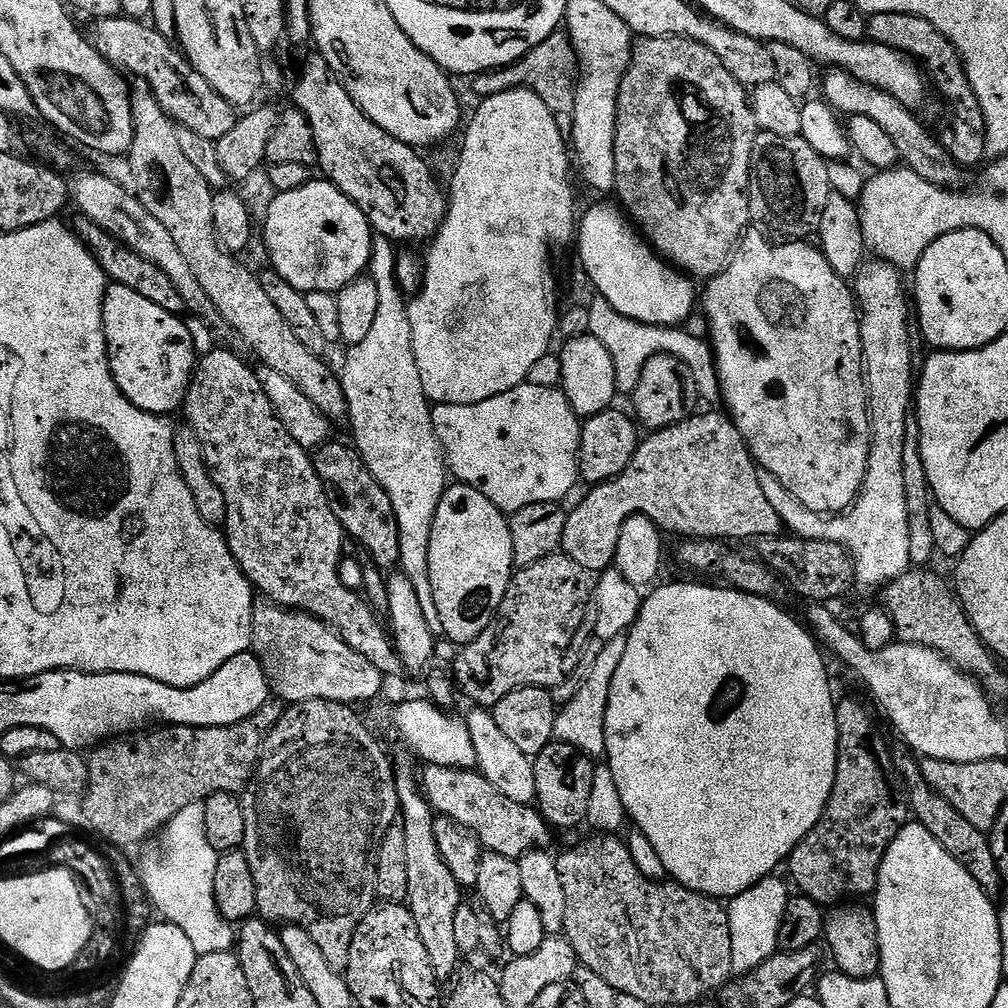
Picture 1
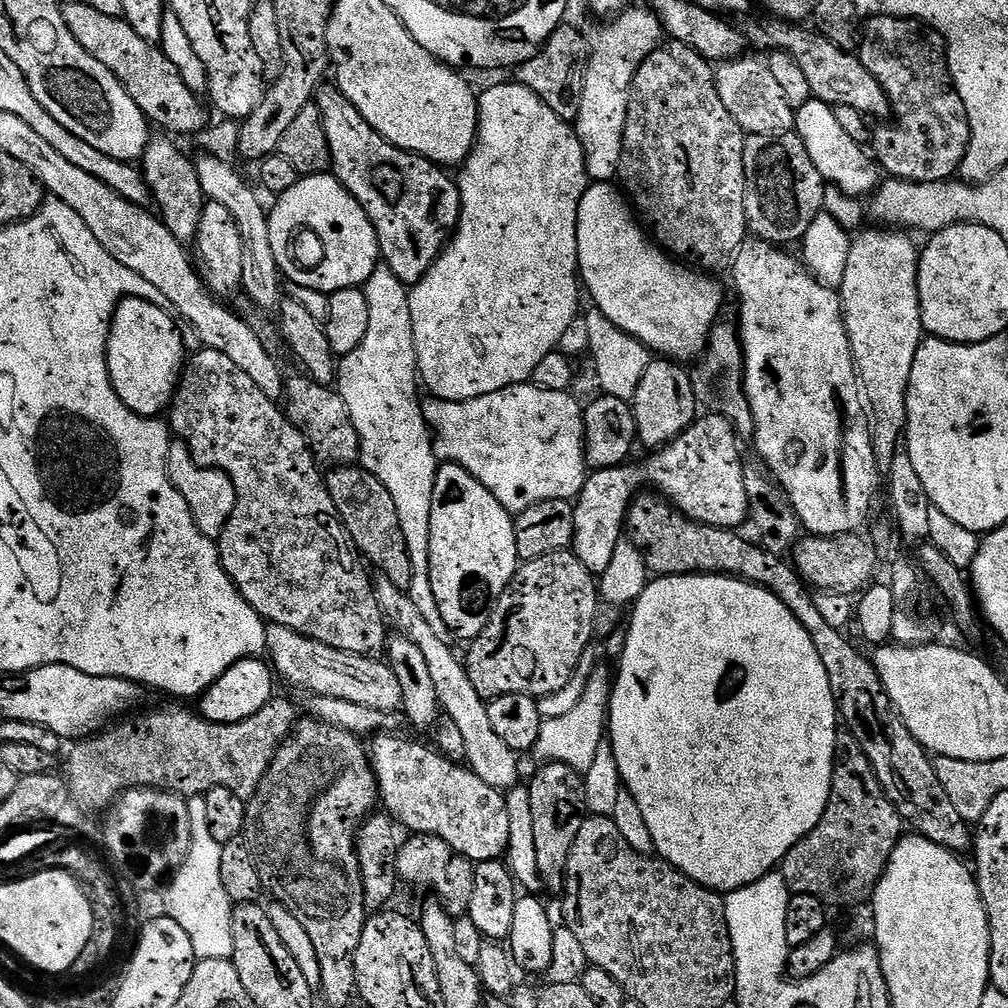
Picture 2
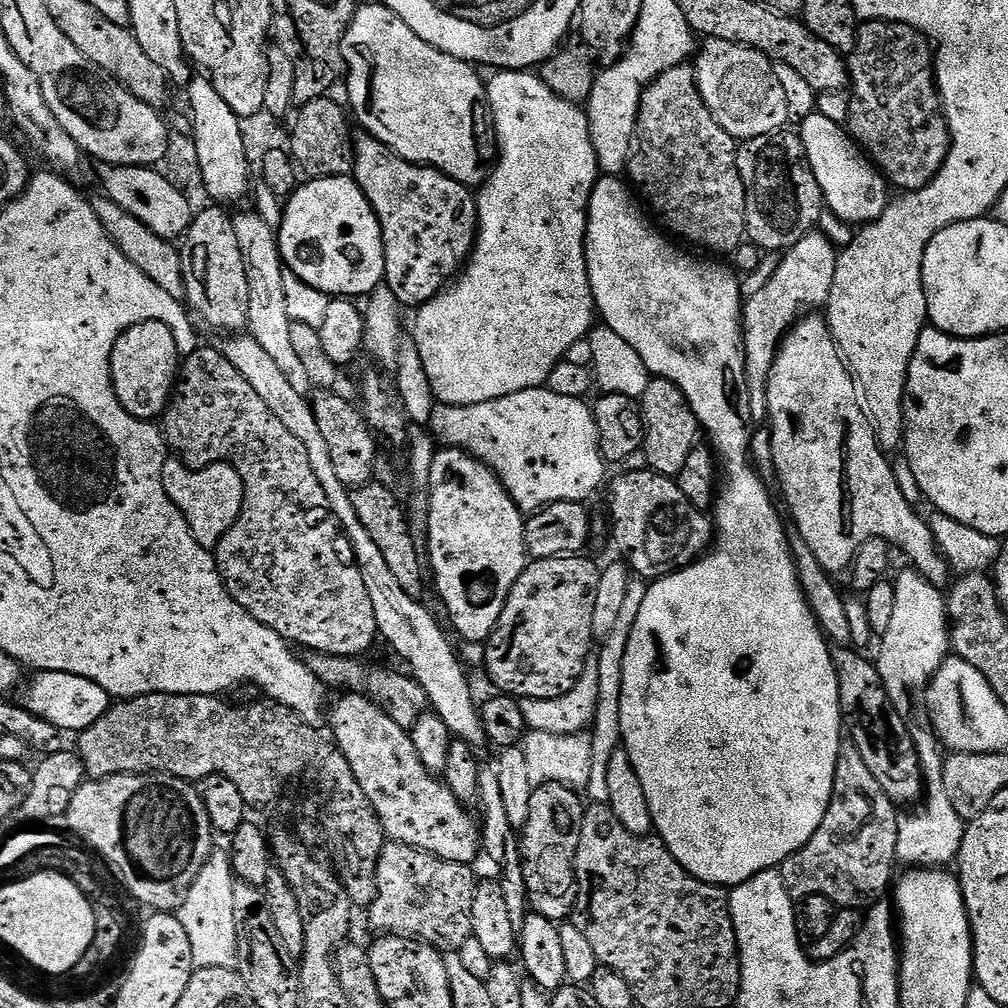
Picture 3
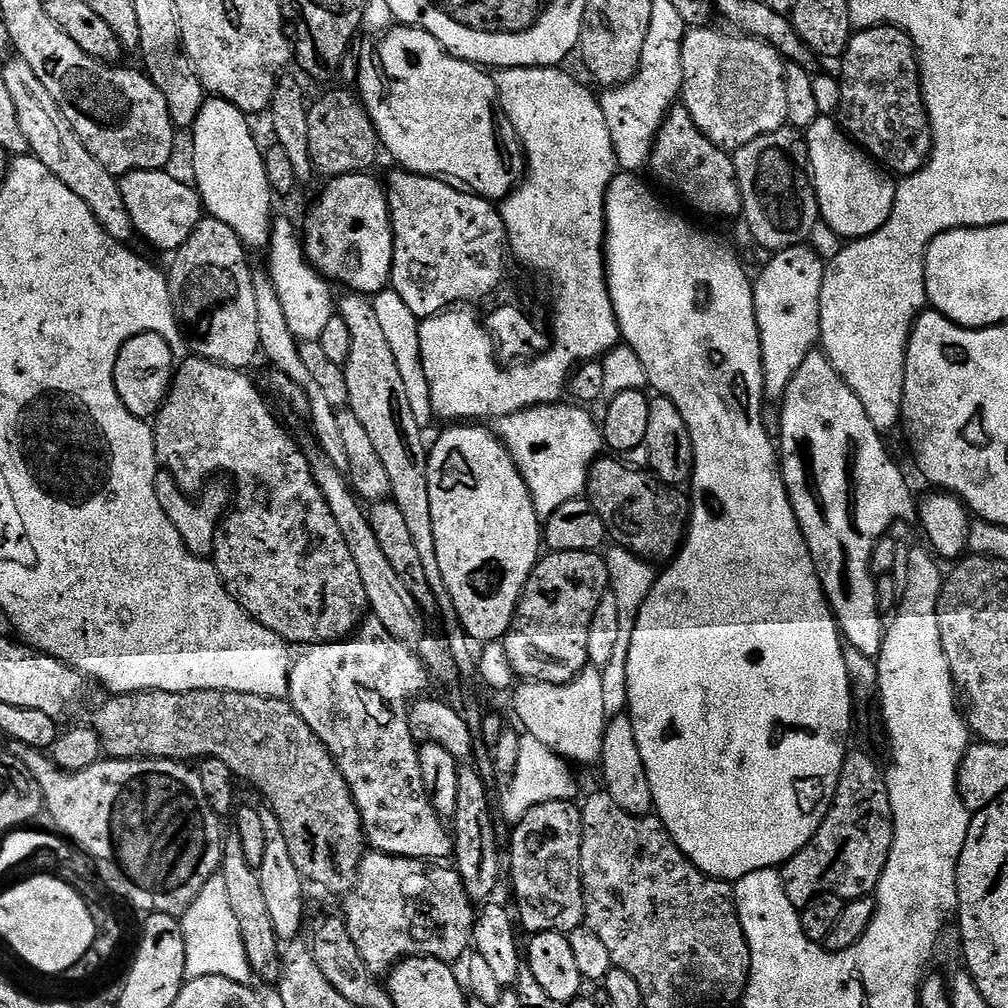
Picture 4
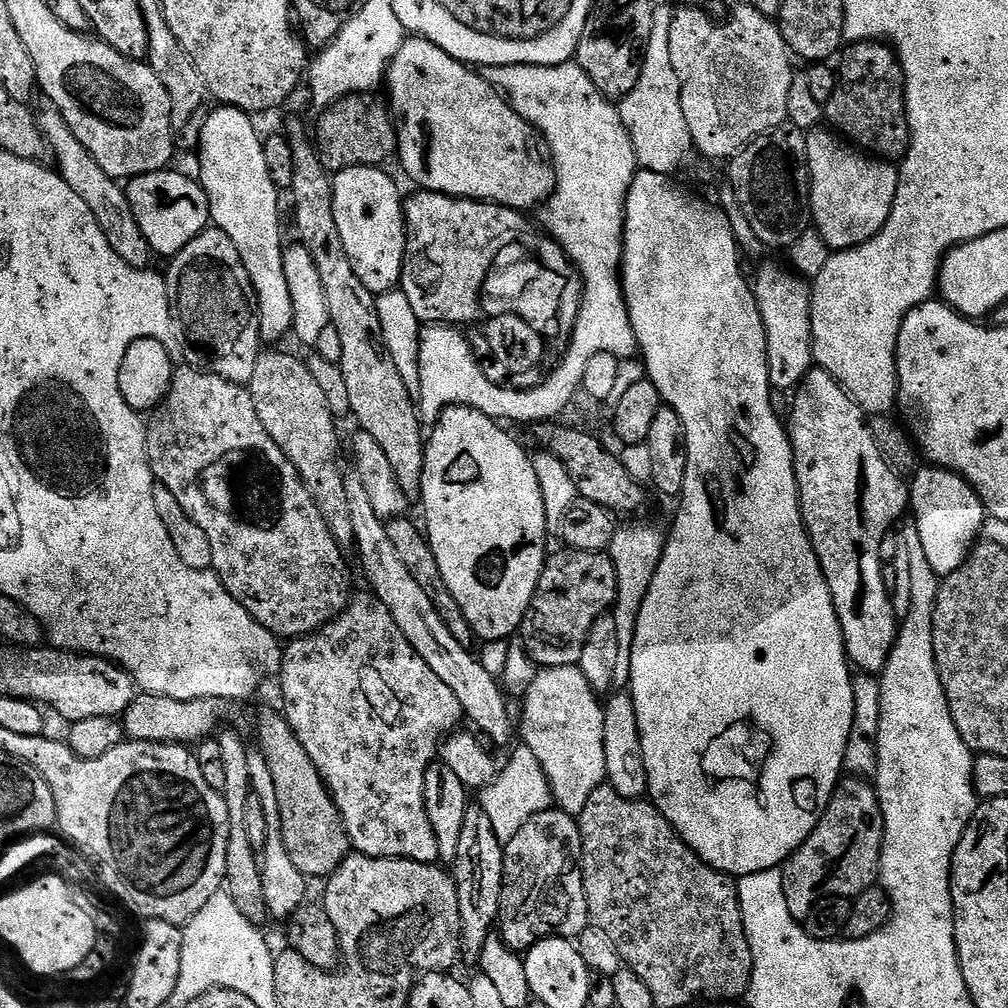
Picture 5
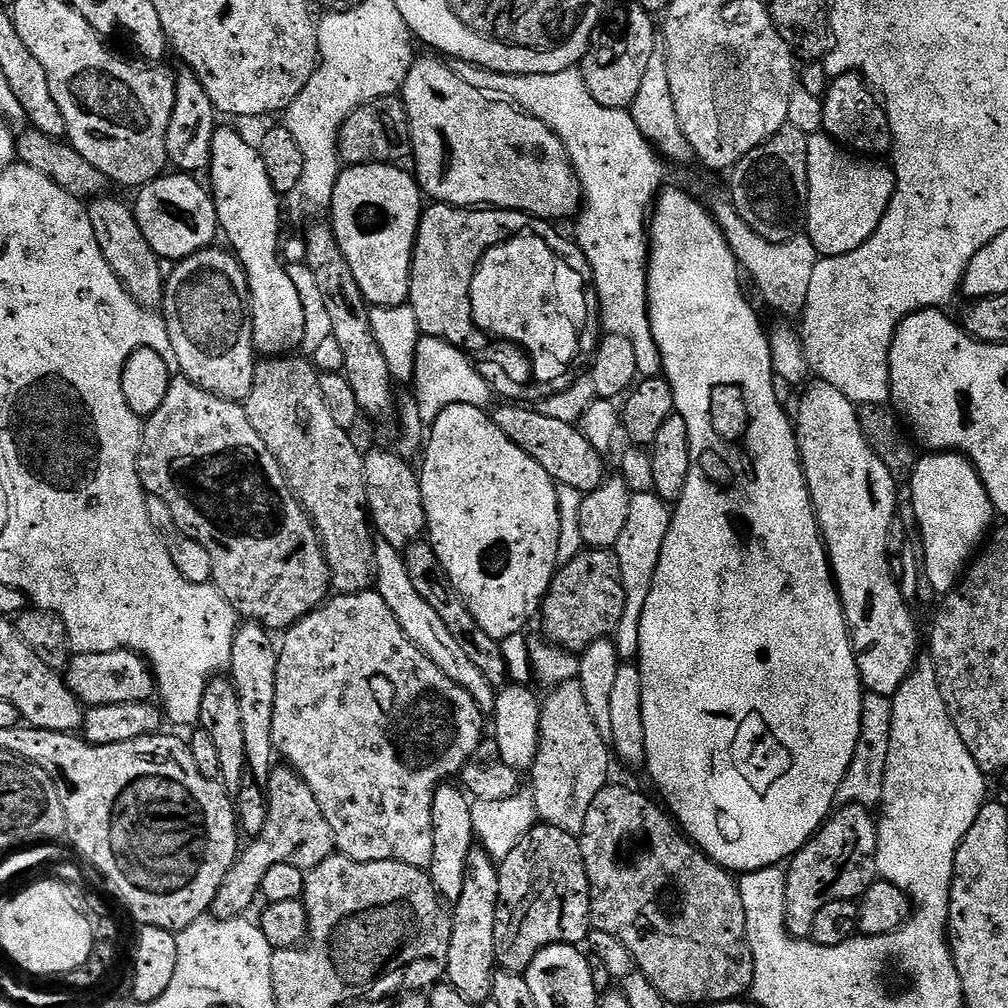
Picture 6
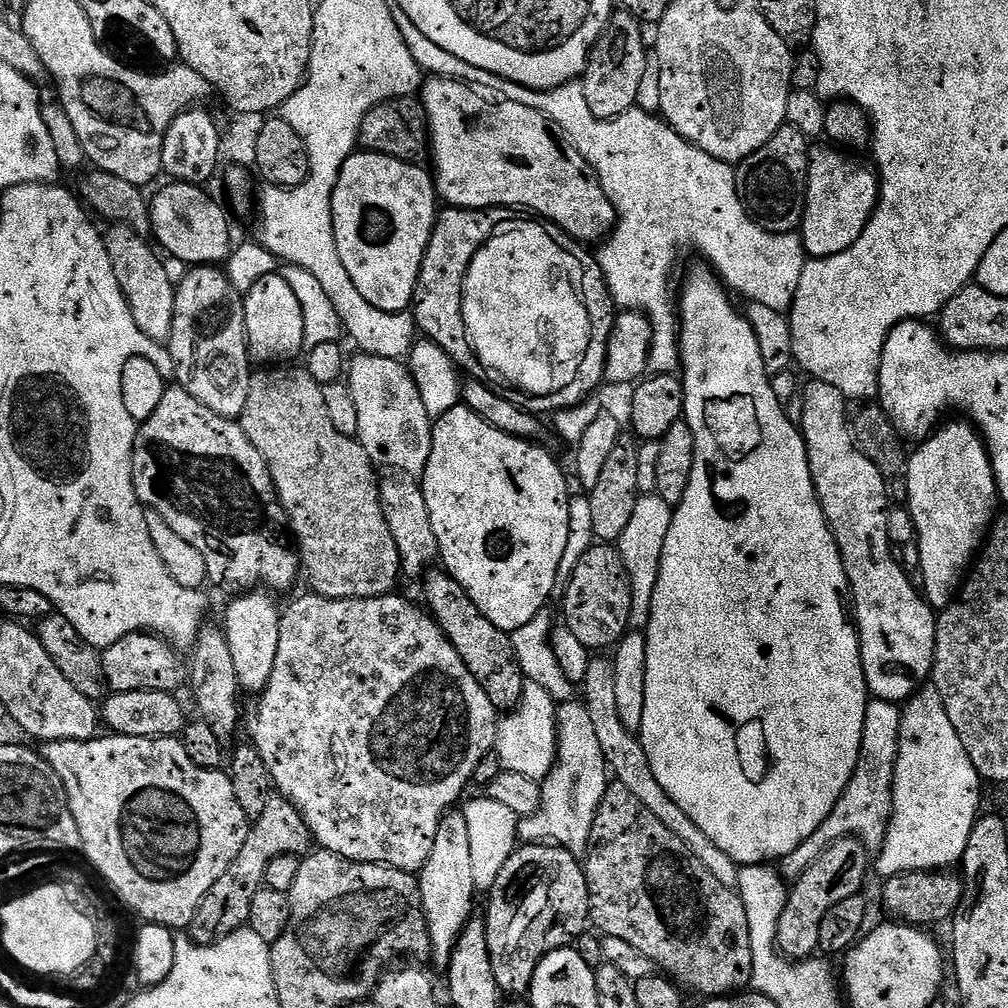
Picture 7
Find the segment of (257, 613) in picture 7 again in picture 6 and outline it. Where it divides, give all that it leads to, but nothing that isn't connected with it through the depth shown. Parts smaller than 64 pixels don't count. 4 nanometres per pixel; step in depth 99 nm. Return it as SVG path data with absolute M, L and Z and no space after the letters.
M255 622L243 623L235 634L228 671L241 707L249 773L262 785L267 785L275 763L273 760L276 759L273 746L273 718L274 698L277 694L276 670L279 651L270 636L271 633L263 625Z

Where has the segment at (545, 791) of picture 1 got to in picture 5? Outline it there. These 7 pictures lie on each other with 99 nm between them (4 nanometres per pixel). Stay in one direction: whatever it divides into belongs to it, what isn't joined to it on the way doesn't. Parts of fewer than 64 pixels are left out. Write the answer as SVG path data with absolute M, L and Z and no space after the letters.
M555 806L542 814L534 814L504 844L504 889L500 899L498 934L515 952L527 953L539 940L553 938L579 938L590 924L588 903L584 893L584 870L580 866L582 838L577 817Z

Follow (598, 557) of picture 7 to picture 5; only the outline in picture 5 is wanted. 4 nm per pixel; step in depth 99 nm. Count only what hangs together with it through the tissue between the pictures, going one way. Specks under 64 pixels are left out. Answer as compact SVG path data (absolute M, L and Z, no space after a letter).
M568 548L547 557L538 591L524 615L525 650L540 668L579 665L586 638L597 627L596 619L616 602L616 571L607 552L583 552Z

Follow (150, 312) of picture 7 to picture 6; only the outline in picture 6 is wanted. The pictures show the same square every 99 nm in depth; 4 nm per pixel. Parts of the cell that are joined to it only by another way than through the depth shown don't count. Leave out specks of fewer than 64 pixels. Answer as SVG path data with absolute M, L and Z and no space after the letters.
M105 194L87 205L90 214L90 226L94 226L94 238L98 238L98 246L110 262L110 270L122 282L122 286L139 304L153 310L159 309L164 302L164 281L166 274L158 270L159 256L154 254L150 242L146 242L142 230L138 230L135 211L128 208L120 200L111 200Z

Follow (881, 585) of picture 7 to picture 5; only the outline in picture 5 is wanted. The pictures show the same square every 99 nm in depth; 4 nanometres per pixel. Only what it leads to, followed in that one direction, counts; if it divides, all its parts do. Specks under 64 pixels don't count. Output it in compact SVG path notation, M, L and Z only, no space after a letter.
M813 367L793 396L796 397L792 400L792 421L789 419L786 427L792 443L804 525L834 598L834 610L842 626L849 661L857 669L860 667L861 673L880 674L895 646L898 618L896 620L896 608L888 597L888 584L884 581L886 564L880 560L879 550L882 538L893 531L892 523L909 511L910 488L901 473L885 460L884 452L872 436L864 411L850 399L846 390L842 390L842 386L838 386L838 382L834 382L834 378L830 378L830 374Z

